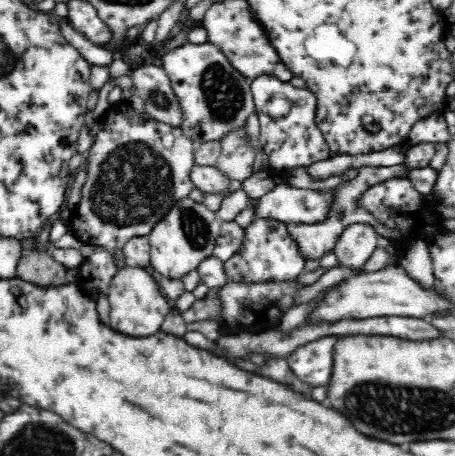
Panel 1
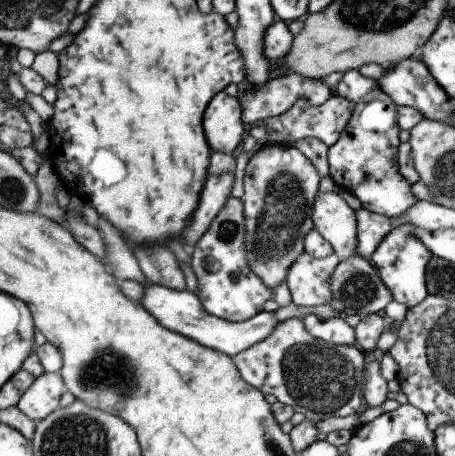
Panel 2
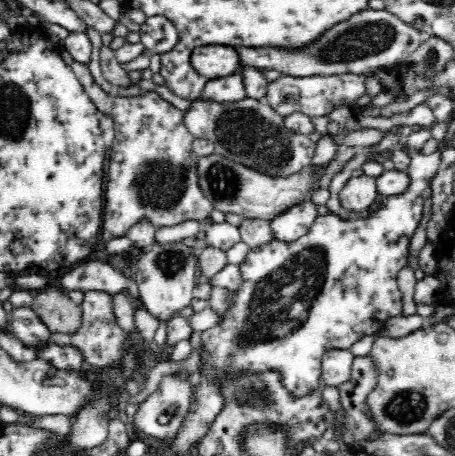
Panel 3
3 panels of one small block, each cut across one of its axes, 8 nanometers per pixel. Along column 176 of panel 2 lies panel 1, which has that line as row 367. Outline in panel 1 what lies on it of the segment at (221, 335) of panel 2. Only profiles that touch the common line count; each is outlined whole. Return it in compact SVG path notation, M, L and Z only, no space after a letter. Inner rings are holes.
M324 334L316 340L298 344L288 354L288 364L292 374L302 382L304 386L312 388L326 388L330 382L332 372L332 346L340 340L340 334Z

